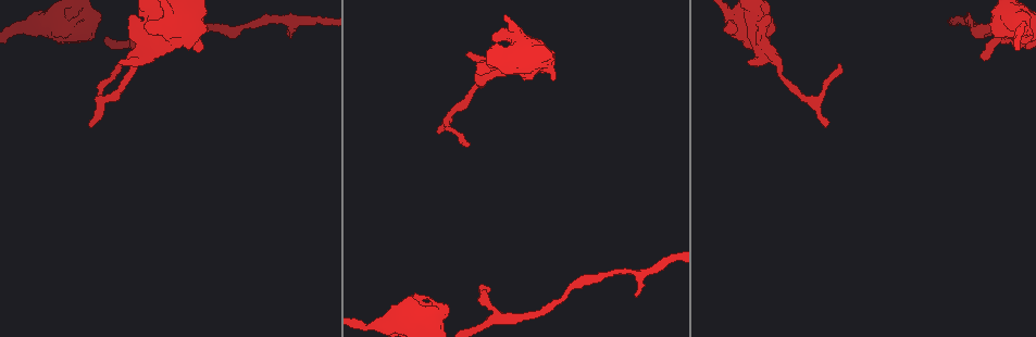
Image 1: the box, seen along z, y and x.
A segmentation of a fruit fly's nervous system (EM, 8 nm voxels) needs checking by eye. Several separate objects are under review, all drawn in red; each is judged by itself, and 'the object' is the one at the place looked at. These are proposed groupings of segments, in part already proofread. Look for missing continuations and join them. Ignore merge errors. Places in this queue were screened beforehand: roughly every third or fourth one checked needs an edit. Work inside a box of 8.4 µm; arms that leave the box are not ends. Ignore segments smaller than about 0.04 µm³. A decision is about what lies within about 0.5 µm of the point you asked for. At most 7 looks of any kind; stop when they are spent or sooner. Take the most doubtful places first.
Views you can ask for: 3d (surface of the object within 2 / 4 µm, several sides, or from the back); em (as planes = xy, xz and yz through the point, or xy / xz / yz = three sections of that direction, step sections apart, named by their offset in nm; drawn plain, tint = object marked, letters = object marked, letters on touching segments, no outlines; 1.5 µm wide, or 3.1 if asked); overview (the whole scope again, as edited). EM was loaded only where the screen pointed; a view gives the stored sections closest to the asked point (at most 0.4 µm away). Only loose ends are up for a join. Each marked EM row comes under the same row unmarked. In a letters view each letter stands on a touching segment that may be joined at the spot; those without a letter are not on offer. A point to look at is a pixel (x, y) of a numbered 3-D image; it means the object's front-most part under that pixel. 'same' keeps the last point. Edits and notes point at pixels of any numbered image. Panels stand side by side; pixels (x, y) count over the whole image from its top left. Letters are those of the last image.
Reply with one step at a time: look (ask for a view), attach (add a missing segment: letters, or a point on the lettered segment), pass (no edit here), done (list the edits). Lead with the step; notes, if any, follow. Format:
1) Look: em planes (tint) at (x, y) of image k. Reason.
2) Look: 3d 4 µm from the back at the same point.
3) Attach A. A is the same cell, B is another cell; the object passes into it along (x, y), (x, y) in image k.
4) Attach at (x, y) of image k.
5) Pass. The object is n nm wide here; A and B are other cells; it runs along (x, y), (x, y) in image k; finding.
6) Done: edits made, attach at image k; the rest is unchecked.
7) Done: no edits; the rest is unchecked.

Look: 3d 2 µm at (286, 33) of image 1. Branch stops here.

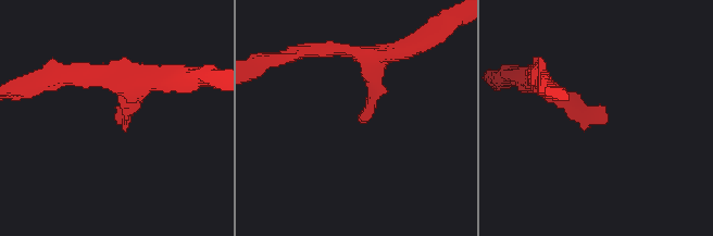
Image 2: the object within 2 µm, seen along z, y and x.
Look: em planes (letters) at (604, 122) of image 2. Now the EM.

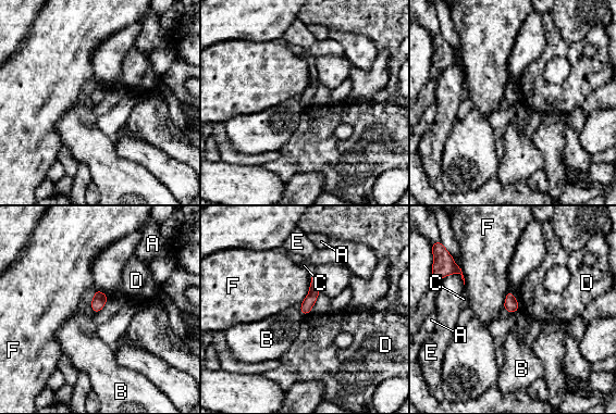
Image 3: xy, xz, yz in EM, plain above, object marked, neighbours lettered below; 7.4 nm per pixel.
Pass. A, B, C, D, E and F are other cells; it runs along (313, 279), (313, 293), (305, 311) in image 3; no lettered segment goes on from it.

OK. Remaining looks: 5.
Look: 3d 4 µm at (128, 17) of image 1. An open end.

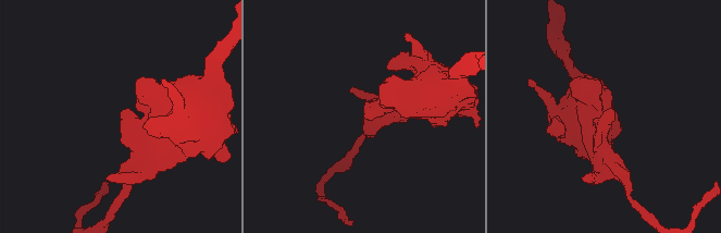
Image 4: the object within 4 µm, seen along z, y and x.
Look: em planes (letters) at (123, 109) of image 4. Need the tissue.

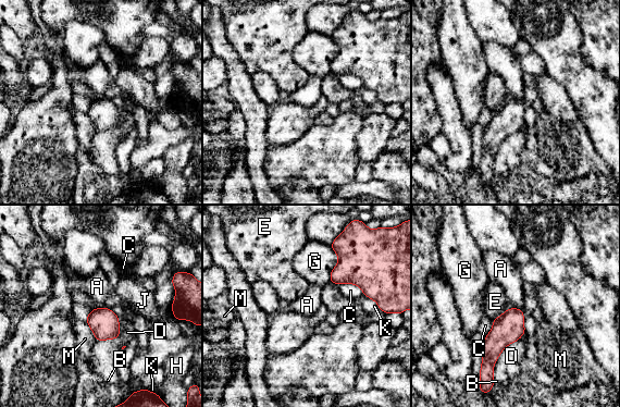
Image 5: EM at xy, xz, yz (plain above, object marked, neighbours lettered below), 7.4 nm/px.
Pass. The longest contact is with D, 360 nm; A, B, C, D, E, G, H, J, K and M are other cells; a border runs along (97, 307), (107, 307), (119, 318) in image 5; none of them fits.

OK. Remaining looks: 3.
Look: 3d 4 µm at (822, 125) of image 1. Tapers out.

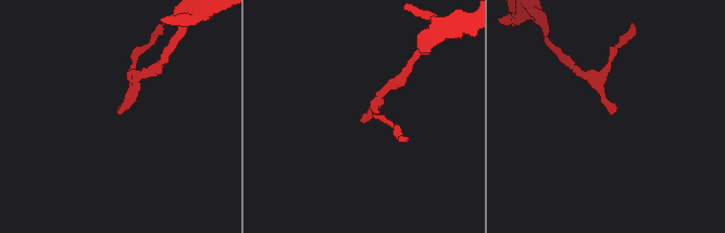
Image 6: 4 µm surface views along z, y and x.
Look: em xz step 8 (tint) at (363, 113) of image 6.

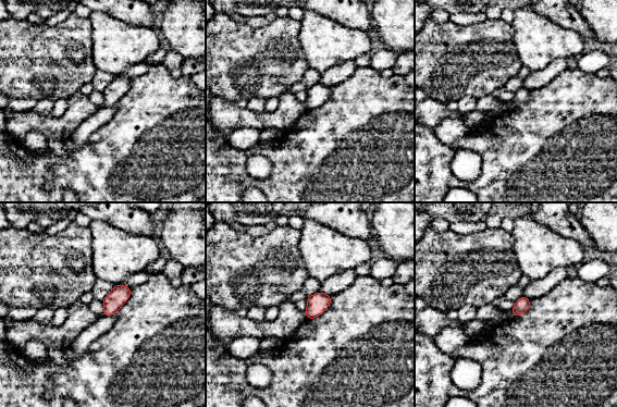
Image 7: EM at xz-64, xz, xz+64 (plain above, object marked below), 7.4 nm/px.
Look: em planes (letters) at the same point.

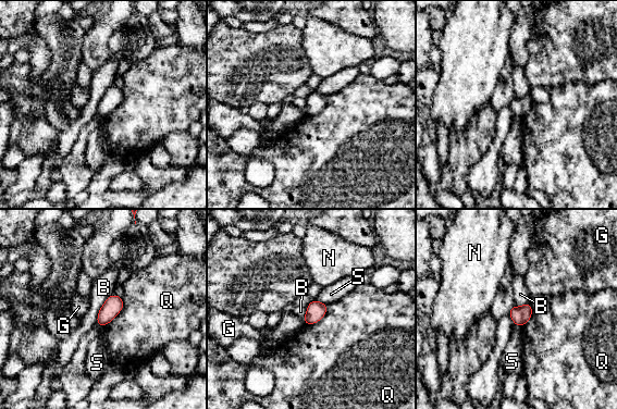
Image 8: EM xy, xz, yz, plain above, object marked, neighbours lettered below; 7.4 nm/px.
Pass. The object is 130 nm wide here; the longest contact is with B, 260 nm; B, G, N, Q and S are other cells; none of them fits.

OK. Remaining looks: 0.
Done: no edits; the rest is unchecked.

